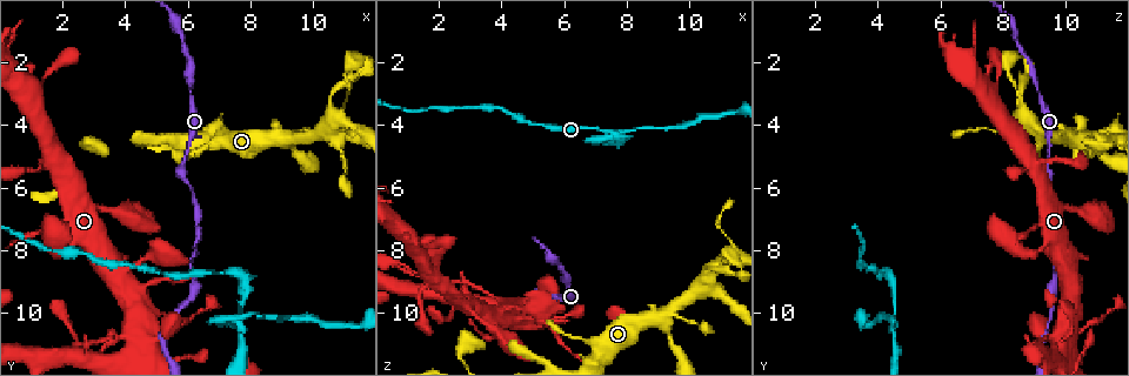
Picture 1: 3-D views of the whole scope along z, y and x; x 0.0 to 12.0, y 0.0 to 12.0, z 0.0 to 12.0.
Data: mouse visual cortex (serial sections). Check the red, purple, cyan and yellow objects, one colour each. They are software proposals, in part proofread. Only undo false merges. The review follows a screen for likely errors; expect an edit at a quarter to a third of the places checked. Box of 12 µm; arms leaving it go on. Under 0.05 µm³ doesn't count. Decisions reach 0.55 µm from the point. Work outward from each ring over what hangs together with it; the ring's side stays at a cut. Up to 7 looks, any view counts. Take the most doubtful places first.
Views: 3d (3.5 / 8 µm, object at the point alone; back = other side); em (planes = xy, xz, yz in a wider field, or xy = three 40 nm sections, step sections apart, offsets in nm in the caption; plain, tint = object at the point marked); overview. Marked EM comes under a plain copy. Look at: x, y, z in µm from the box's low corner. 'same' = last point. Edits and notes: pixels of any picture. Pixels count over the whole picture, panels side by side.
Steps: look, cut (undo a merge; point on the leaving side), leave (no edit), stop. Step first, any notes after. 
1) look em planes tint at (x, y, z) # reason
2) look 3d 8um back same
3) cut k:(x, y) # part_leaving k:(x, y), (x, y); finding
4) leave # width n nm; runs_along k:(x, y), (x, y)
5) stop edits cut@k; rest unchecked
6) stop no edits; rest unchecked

look 3d 3.5um at (6.1, 2.9, 9.1) # a narrow waist

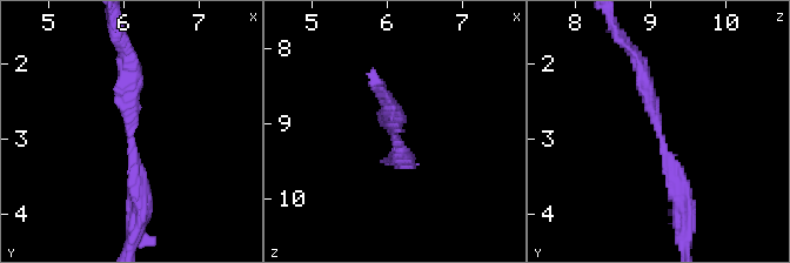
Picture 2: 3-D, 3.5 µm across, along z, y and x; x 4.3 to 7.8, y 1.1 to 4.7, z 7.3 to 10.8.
look em xy step 2 tint at (6.05, 2.90, 9.15) # arm_widths 200, 300 nm

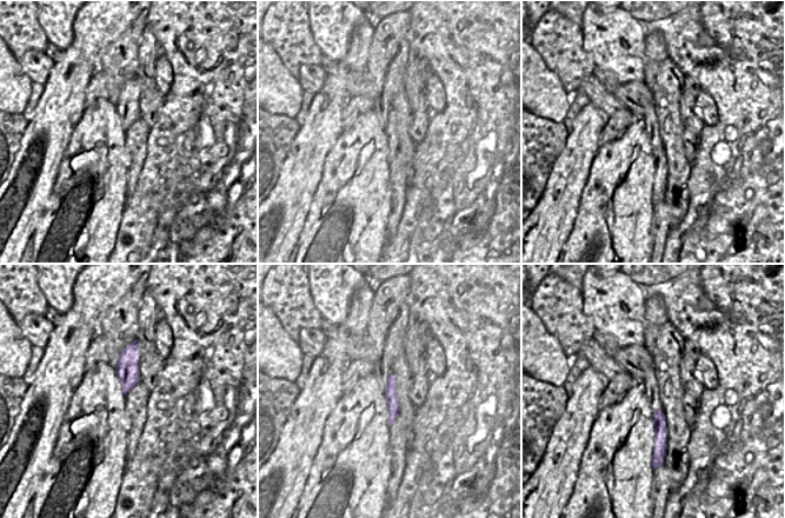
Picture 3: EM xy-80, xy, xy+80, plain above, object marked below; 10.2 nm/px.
look em planes tint same

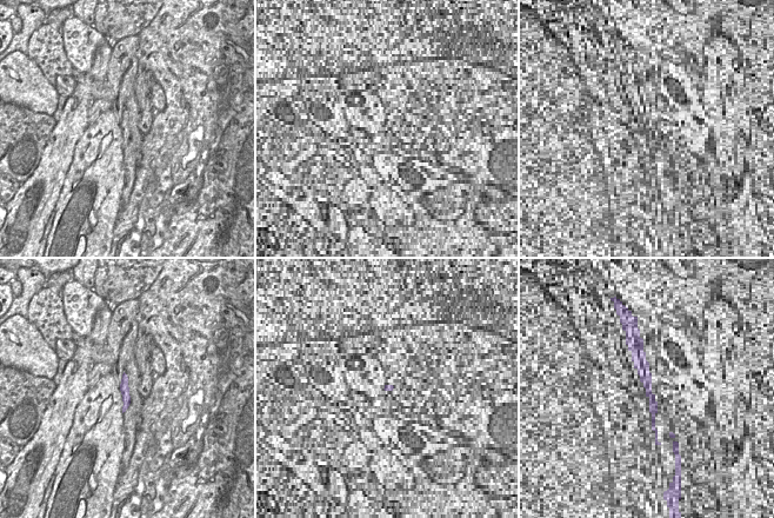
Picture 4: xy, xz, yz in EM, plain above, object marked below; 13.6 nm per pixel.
leave # all the same cell

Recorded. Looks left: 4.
look 3d 3.5um at (9.0, 4.6, 10.4) # four-way junction

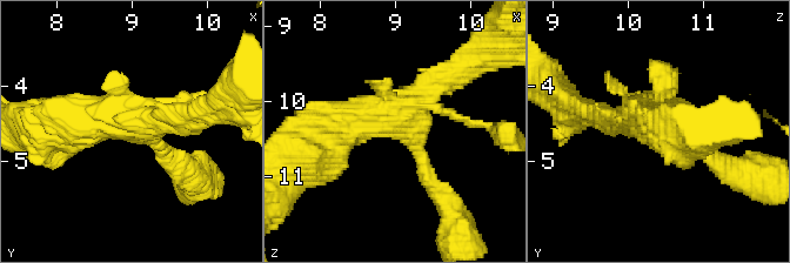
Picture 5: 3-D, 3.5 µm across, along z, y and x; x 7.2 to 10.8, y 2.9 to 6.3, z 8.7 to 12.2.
leave # runs_along 5:(322, 135), (402, 112), (463, 66); one cell here

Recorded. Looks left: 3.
look 3d 8um back at (10.8, 3.7, 8.5) # sharp bend

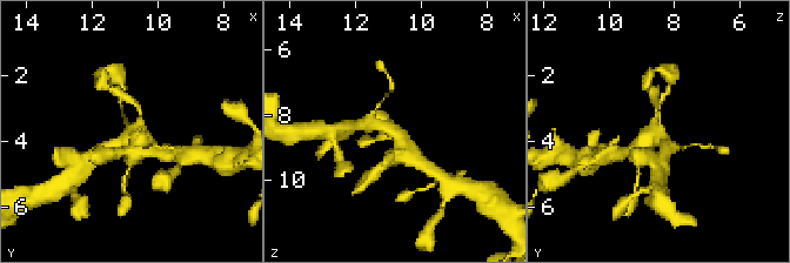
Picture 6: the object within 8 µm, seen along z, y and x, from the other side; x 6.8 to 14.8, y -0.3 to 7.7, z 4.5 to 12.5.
look 3d 3.5um at (10.8, 3.9, 8.5)

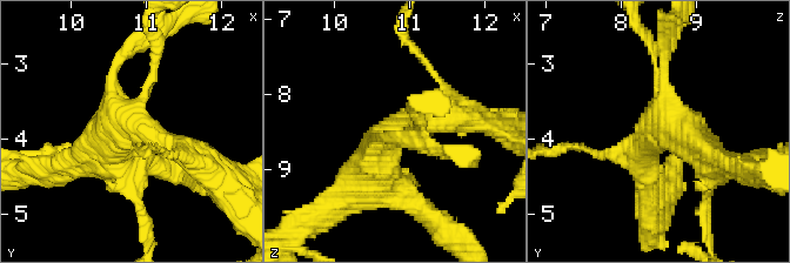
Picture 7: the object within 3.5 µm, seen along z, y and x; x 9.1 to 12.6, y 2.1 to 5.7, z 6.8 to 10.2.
look em planes tint at (10.75, 3.85, 8.55)

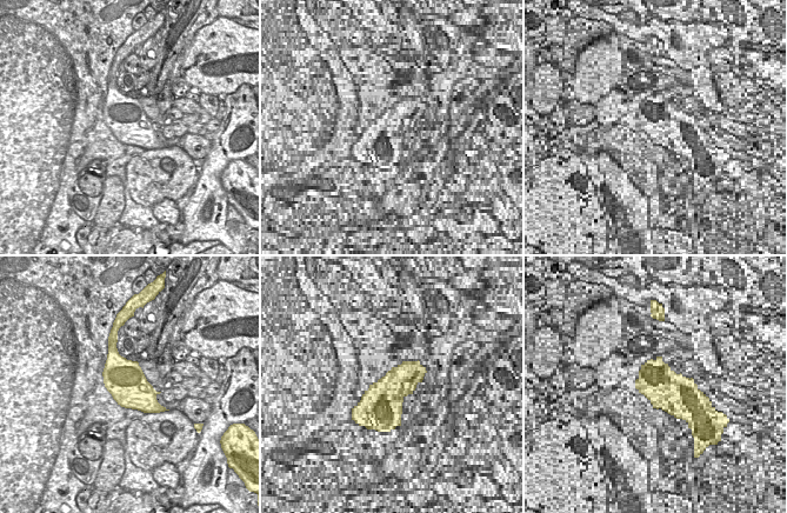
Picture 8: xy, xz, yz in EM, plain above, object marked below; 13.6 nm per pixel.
leave # runs_along 7:(363, 186), (379, 143), (457, 116); one cell here

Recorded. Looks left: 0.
stop no edits; rest unchecked

